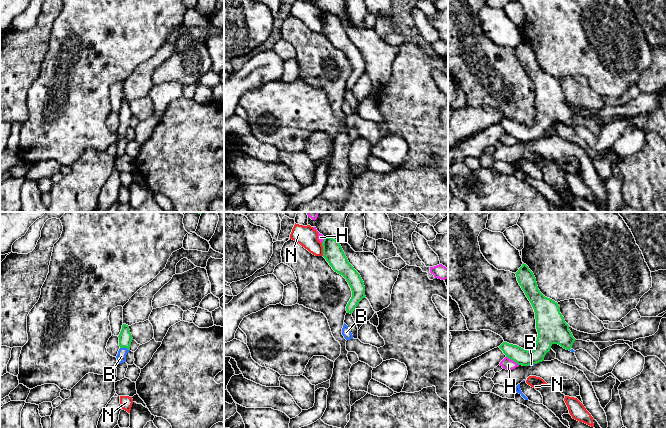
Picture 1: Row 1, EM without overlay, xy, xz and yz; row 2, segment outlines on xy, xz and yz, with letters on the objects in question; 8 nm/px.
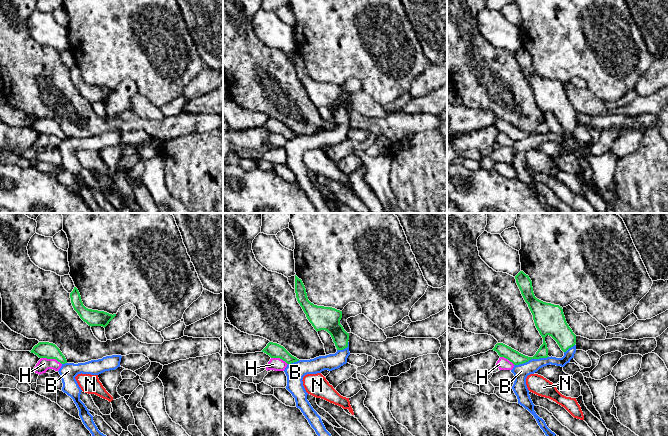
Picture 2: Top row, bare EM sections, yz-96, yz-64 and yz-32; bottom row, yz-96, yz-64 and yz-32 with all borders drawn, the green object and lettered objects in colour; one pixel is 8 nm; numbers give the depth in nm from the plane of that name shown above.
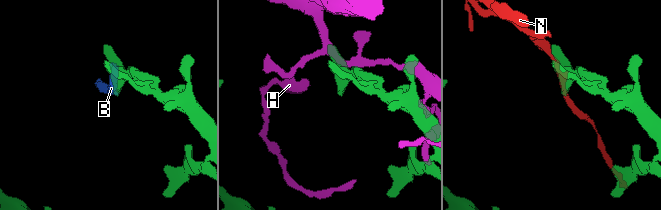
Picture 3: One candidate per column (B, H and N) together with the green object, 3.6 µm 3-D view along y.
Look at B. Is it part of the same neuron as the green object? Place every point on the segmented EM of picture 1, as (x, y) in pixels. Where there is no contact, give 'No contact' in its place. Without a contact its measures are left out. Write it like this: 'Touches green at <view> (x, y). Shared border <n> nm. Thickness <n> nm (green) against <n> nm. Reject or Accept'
Touches green at xy (125, 347). Shared border 80 nm. Thickness 110 nm (green) against 80 nm. Accept

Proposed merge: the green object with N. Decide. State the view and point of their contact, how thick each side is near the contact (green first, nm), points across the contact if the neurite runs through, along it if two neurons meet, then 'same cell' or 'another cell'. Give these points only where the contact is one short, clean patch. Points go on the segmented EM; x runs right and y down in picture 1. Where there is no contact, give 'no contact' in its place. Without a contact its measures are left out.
xz (323, 249) | 160/170 nm | along xz (321, 243), (323, 255) | another cell

